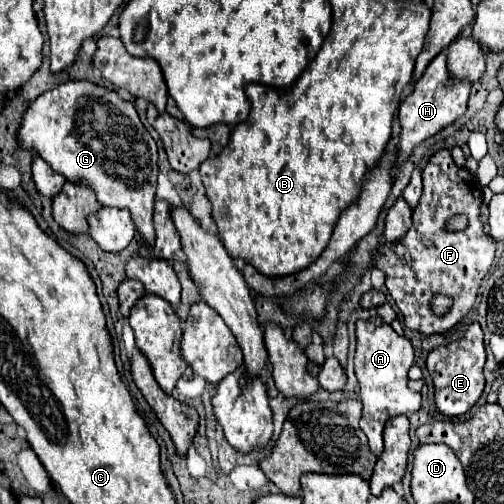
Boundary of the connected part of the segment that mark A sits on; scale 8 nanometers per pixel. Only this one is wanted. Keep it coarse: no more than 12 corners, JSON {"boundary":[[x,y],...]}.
{"boundary":[[374,316],[356,320],[360,428],[382,454],[384,422],[420,410],[414,348]]}

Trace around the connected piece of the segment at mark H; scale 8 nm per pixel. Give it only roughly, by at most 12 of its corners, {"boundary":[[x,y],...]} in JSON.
{"boundary":[[440,52],[398,108],[398,168],[466,112]]}

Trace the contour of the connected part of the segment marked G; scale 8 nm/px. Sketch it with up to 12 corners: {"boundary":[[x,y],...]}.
{"boundary":[[70,80],[18,138],[154,242],[154,138],[132,102]]}

